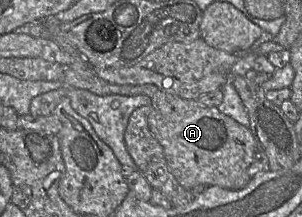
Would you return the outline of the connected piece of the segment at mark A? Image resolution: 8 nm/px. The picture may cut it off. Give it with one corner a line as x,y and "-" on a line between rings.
47,17
41,22
50,32
51,40
71,57
71,63
64,68
61,79
65,87
88,90
99,96
146,95
151,99
151,112
147,119
149,130
162,146
168,168
183,188
190,192
207,186
239,190
249,183
248,168
257,151
257,143
249,127
221,113
218,107
207,107
197,100
170,95
153,84
117,85
102,80
63,35
58,17

